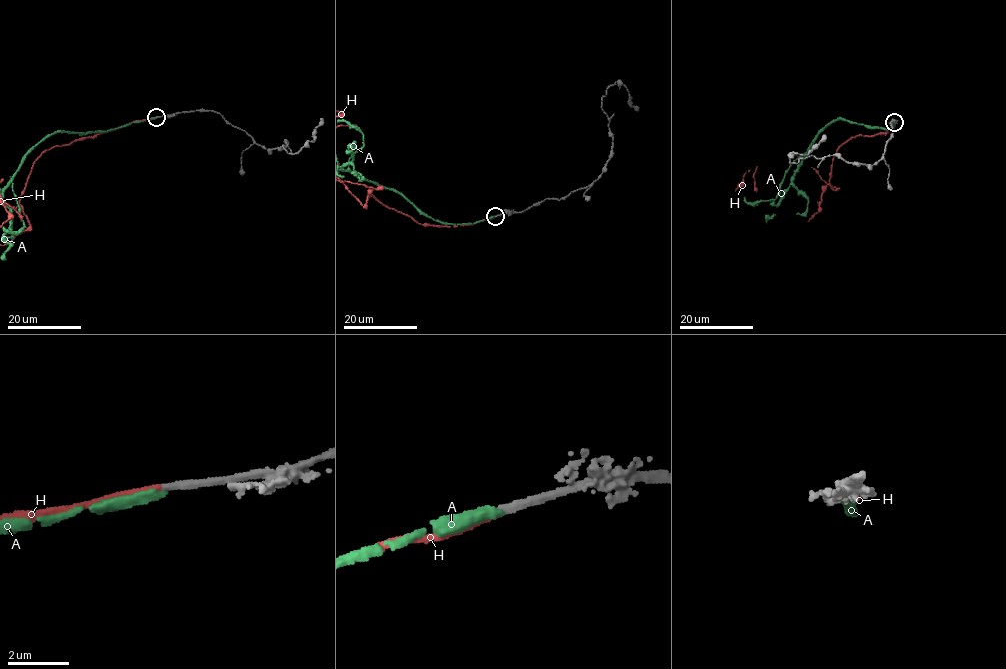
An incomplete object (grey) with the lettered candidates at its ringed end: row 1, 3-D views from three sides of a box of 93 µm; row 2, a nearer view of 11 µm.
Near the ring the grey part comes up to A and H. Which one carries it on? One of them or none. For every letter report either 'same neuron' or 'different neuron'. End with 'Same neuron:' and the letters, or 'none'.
A: different neuron
H: same neuron
Same neuron: H

